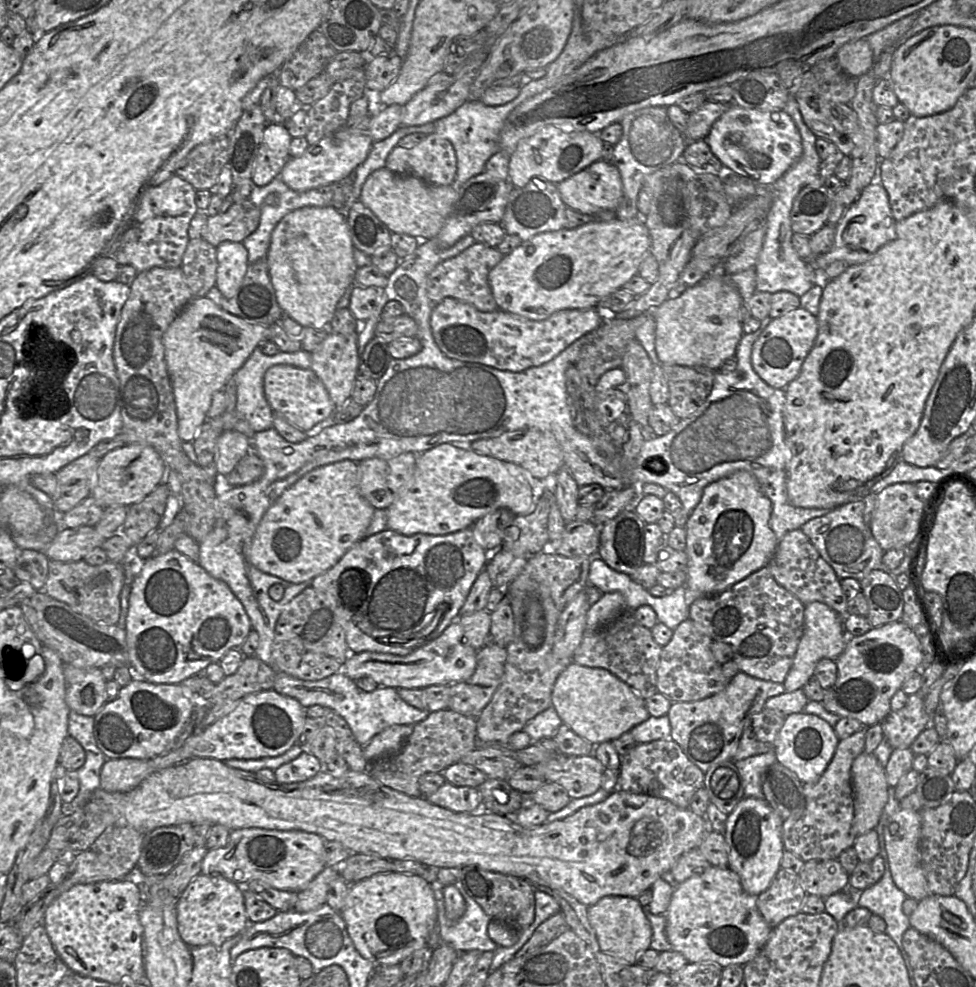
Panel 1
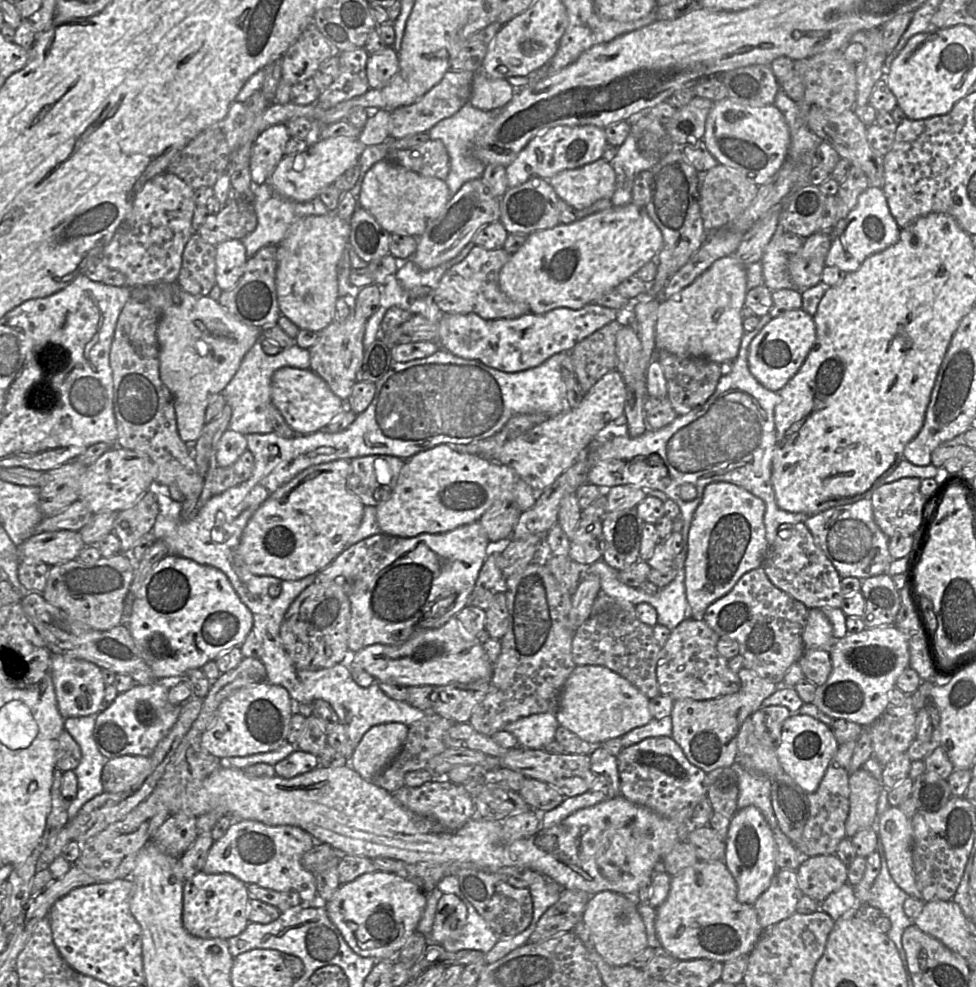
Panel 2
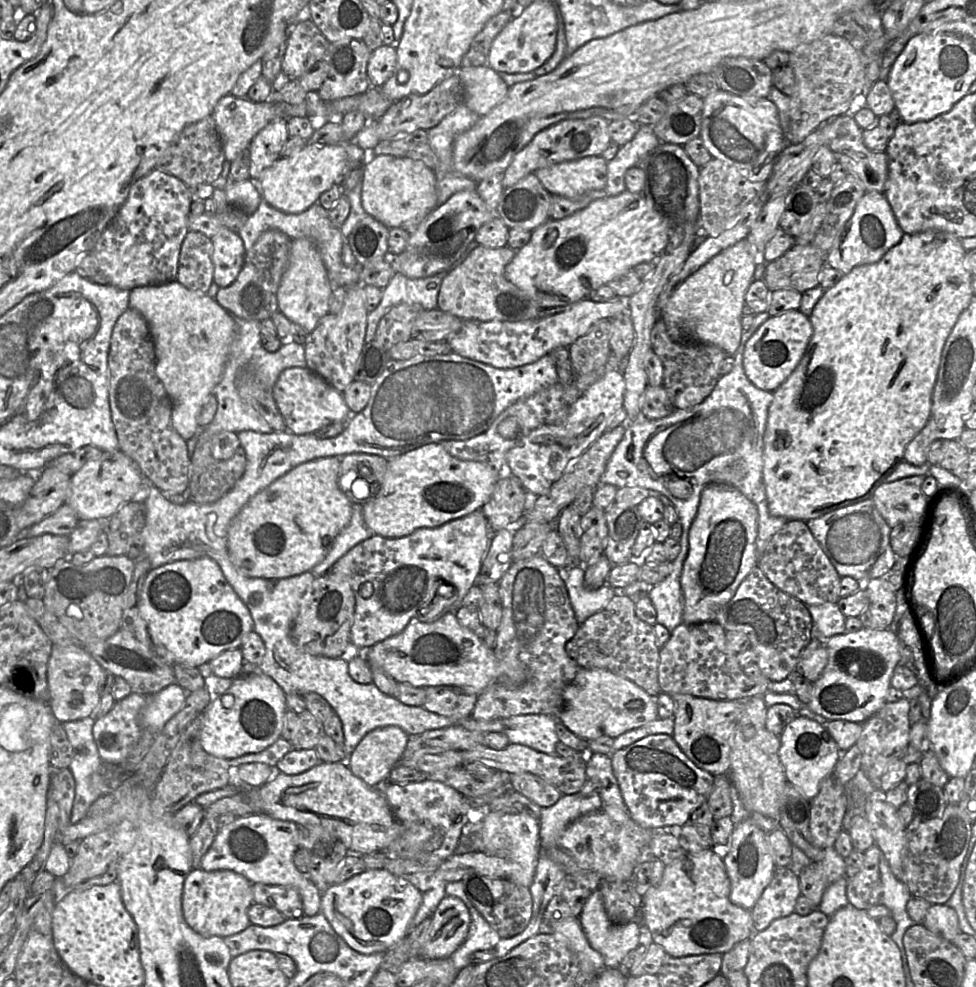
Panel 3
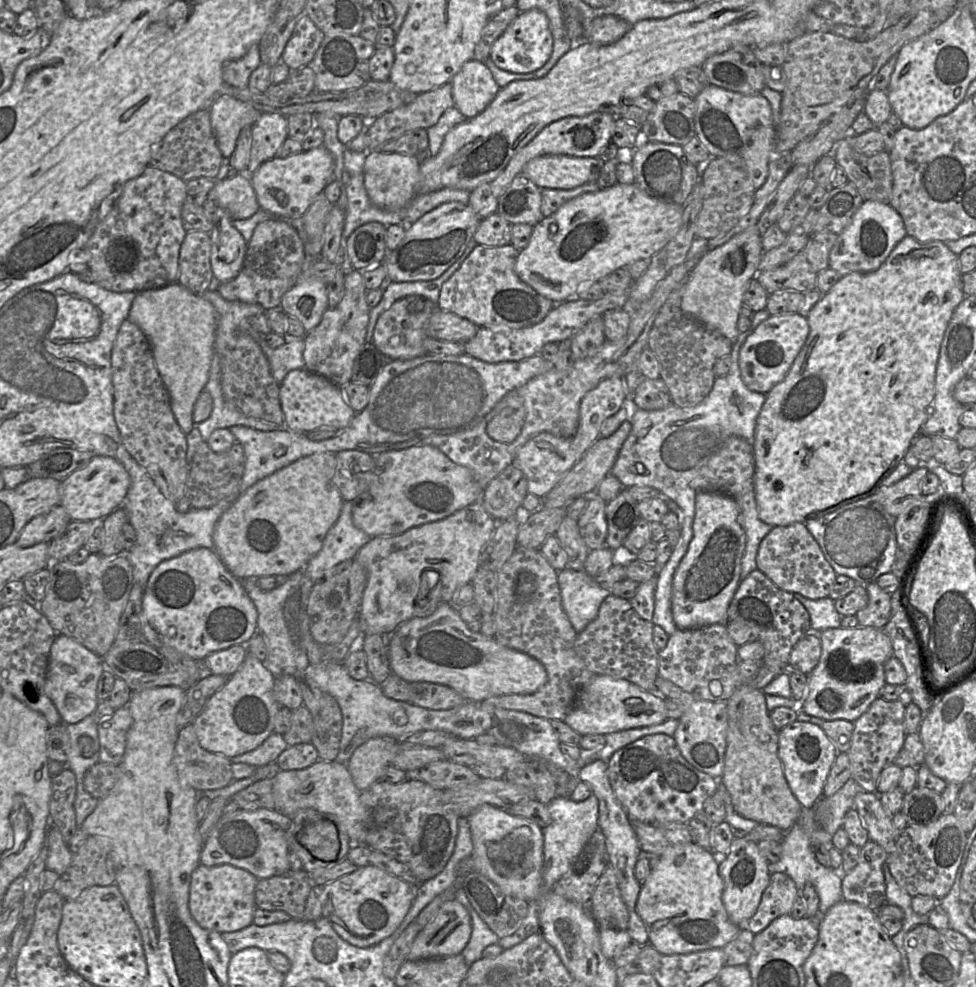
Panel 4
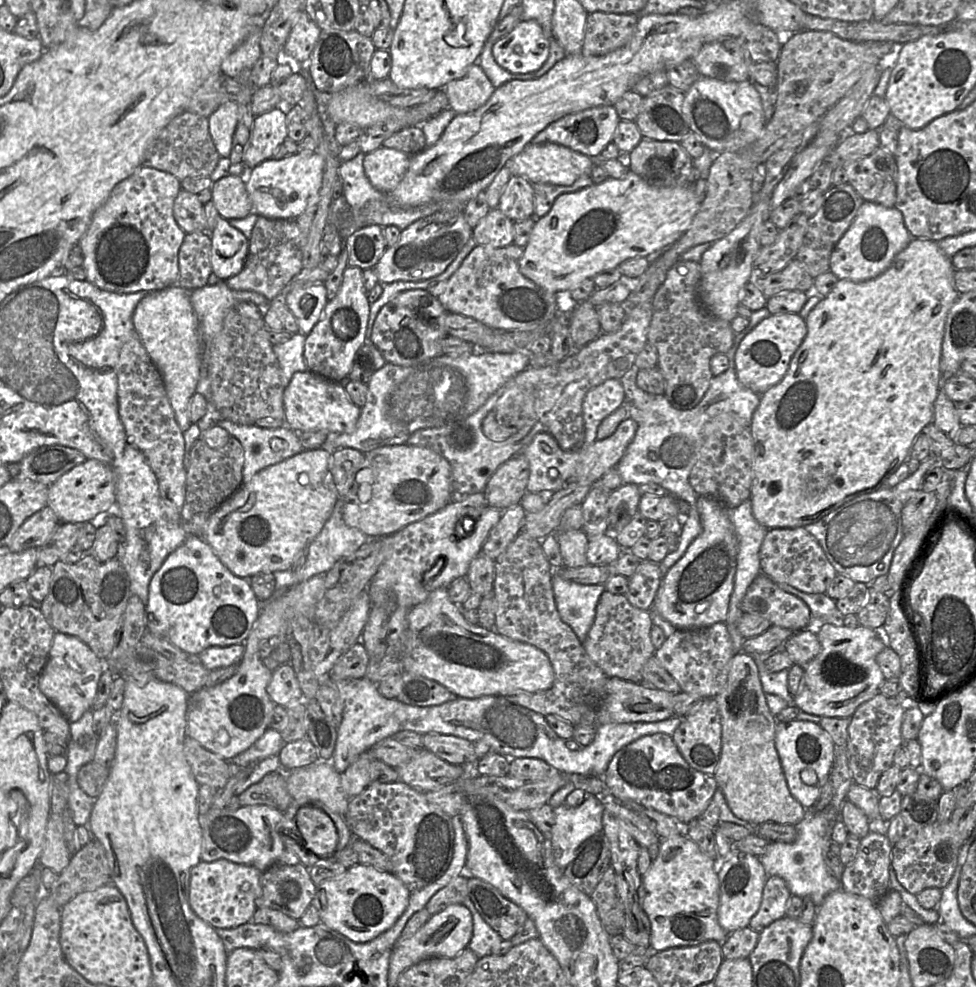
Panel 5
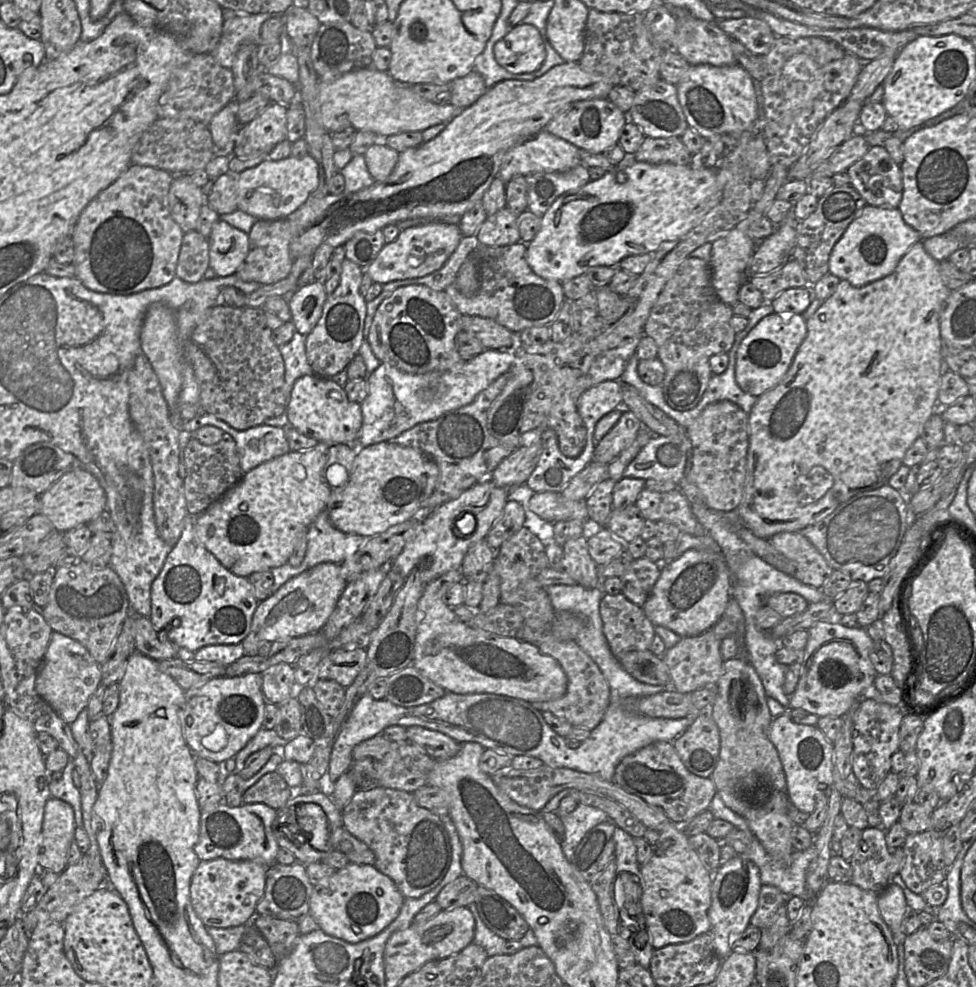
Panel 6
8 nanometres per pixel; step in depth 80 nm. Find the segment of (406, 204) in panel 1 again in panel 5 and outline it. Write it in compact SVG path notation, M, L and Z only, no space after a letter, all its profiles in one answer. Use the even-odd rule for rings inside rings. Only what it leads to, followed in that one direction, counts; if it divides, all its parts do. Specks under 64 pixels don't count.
M381 146L365 155L363 166L375 189L382 193L391 193L404 178L410 161L410 155Z

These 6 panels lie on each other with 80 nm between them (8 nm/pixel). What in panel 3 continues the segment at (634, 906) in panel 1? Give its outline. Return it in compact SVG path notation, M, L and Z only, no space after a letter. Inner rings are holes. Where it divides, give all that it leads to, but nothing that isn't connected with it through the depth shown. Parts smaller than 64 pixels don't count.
M599 888L587 899L579 921L591 947L603 956L607 968L620 967L627 953L640 944L639 919L626 924L611 922Z

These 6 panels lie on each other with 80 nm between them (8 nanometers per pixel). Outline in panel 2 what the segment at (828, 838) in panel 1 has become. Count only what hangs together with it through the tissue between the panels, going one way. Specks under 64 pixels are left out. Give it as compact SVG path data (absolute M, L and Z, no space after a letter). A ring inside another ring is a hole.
M856 740L838 746L837 752L815 792L807 793L809 818L804 826L801 839L794 842L796 849L808 857L835 854L841 840L846 837L845 823L849 814L850 761Z

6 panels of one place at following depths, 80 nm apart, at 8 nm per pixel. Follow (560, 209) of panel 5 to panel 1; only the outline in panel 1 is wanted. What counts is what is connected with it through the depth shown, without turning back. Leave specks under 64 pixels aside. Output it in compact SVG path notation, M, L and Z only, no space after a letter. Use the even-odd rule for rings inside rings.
M644 217L624 221L615 219L607 222L590 222L574 229L563 228L558 231L543 232L534 235L531 239L515 248L510 254L504 256L489 272L488 281L499 310L519 315L529 320L542 321L550 317L553 313L563 309L587 309L597 307L602 299L618 289L621 289L633 276L639 275L639 269L643 260L651 254L650 244L650 235L645 225Z

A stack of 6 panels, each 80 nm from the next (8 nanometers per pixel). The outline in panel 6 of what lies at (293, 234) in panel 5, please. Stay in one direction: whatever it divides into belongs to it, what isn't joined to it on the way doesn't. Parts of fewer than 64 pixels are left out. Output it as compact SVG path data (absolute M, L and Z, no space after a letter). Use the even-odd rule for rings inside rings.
M258 219L249 233L249 251L244 262L235 273L242 281L274 284L289 276L294 260L289 245L291 240L290 222L285 219Z

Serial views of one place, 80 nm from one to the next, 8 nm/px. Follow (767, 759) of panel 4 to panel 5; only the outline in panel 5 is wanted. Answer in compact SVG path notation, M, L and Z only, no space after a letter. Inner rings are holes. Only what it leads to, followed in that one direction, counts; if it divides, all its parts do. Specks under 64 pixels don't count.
M736 653L723 690L714 697L722 725L721 753L714 773L727 805L739 819L759 825L765 822L796 825L806 809L791 795L775 747L776 719L770 712L753 656Z

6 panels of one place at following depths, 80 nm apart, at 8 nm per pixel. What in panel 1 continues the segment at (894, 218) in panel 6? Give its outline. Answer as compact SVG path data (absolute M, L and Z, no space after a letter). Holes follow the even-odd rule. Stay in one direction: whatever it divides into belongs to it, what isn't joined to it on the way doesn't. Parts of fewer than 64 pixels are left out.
M869 184L866 186L854 201L849 206L843 217L836 225L835 241L832 249L823 255L818 256L816 259L807 263L814 270L816 275L822 280L828 279L824 275L825 268L834 261L844 261L851 265L859 265L868 261L880 248L882 248L888 242L894 240L896 237L896 221L892 215L892 211L889 204L888 194L882 184Z

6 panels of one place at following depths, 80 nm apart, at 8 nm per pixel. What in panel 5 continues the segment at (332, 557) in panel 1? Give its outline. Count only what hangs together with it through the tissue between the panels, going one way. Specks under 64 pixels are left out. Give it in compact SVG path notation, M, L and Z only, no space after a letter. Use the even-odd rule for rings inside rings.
M307 449L257 472L223 504L212 511L203 528L202 538L209 544L219 560L236 576L250 579L257 573L289 570L293 562L306 552L308 545L320 533L331 516L339 496L334 489L331 470L328 469L332 453Z

